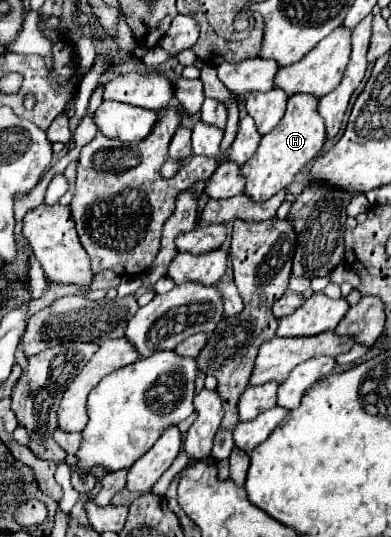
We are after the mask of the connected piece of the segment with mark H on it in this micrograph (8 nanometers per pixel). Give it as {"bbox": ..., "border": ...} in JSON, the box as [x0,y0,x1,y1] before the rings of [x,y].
{"bbox":[242,93,328,201],"border":[[[310,93],[290,95],[288,109],[282,121],[262,137],[258,151],[252,155],[250,161],[244,163],[242,167],[242,175],[246,177],[244,193],[248,193],[254,201],[266,201],[280,189],[286,189],[298,175],[298,171],[304,169],[322,151],[322,145],[326,143],[328,135],[324,119],[318,113],[318,101],[320,99]]]}

